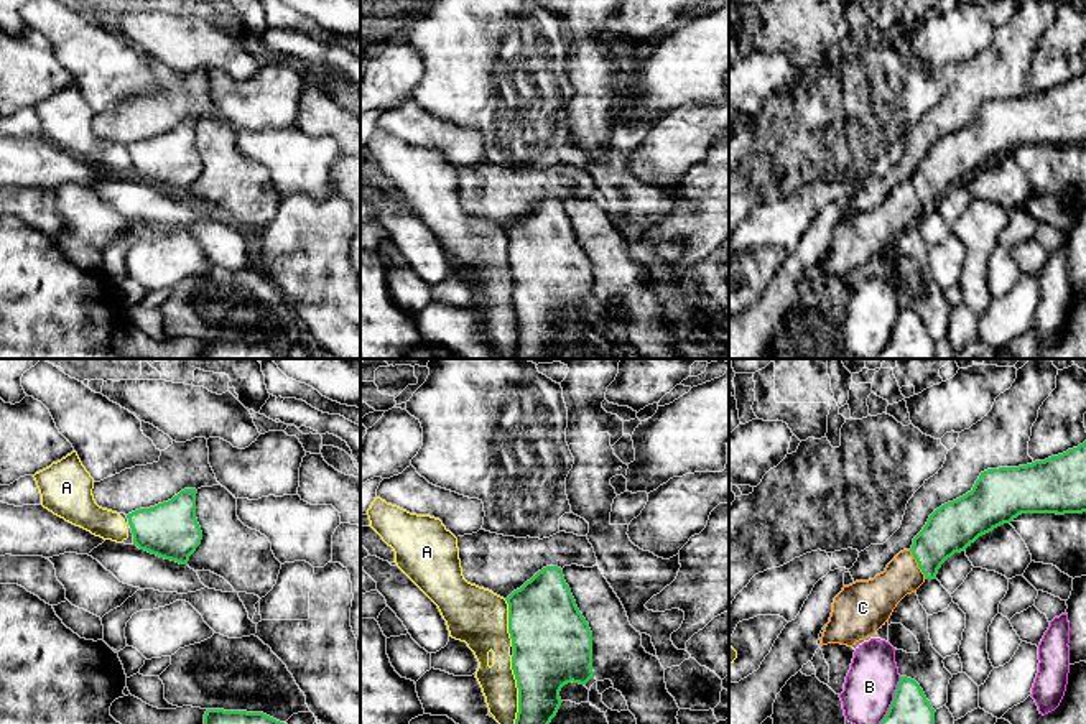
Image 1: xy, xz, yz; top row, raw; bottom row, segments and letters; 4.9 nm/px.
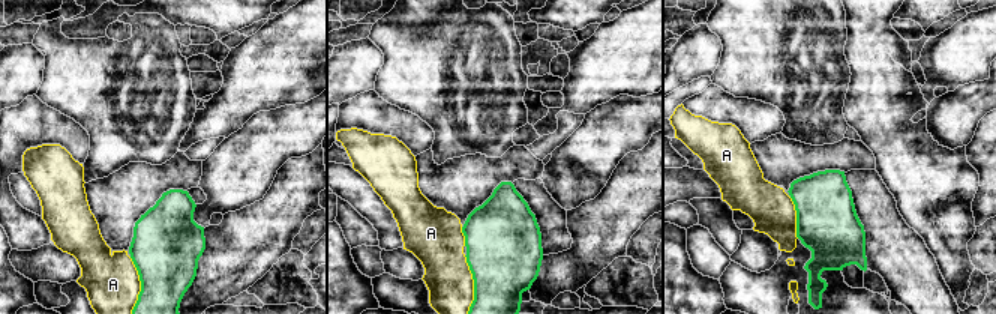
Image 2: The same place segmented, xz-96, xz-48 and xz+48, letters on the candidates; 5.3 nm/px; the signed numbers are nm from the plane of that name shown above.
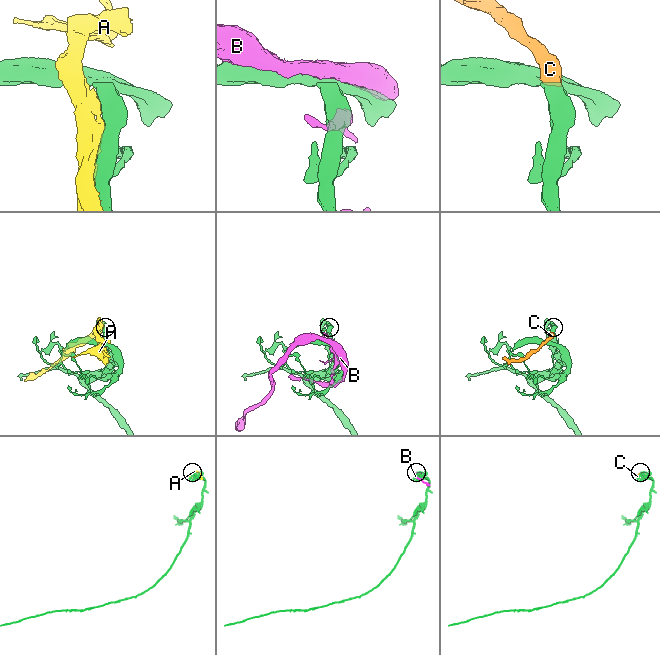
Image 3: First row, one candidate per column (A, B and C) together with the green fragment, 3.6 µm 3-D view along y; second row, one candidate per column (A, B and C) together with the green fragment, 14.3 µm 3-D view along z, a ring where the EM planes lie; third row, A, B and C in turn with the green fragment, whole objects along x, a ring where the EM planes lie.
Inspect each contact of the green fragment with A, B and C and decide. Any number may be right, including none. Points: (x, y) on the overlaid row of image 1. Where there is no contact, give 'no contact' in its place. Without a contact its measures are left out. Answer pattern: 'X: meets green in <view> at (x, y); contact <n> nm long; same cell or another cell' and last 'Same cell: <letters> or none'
A: meets green in xz at (519, 690); contact 320 nm long; another cell
B: meets green in yz at (894, 700); contact 260 nm long; another cell
C: meets green in yz at (918, 565); contact 170 nm long; same cell
Same cell: C

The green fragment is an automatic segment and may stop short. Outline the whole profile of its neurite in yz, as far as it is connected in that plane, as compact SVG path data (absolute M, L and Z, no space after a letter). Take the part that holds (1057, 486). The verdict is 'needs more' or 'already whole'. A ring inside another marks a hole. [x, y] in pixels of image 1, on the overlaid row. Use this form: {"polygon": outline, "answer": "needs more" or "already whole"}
{"polygon": "M1086 441L1063 454L1019 467L999 467L981 472L971 492L936 508L923 530L913 538L910 550L900 551L869 581L844 586L834 597L821 647L841 643L852 647L882 629L897 604L926 581L936 579L941 564L954 553L964 551L979 536L1014 522L1022 513L1083 513L1086 512Z", "answer": "needs more"}

